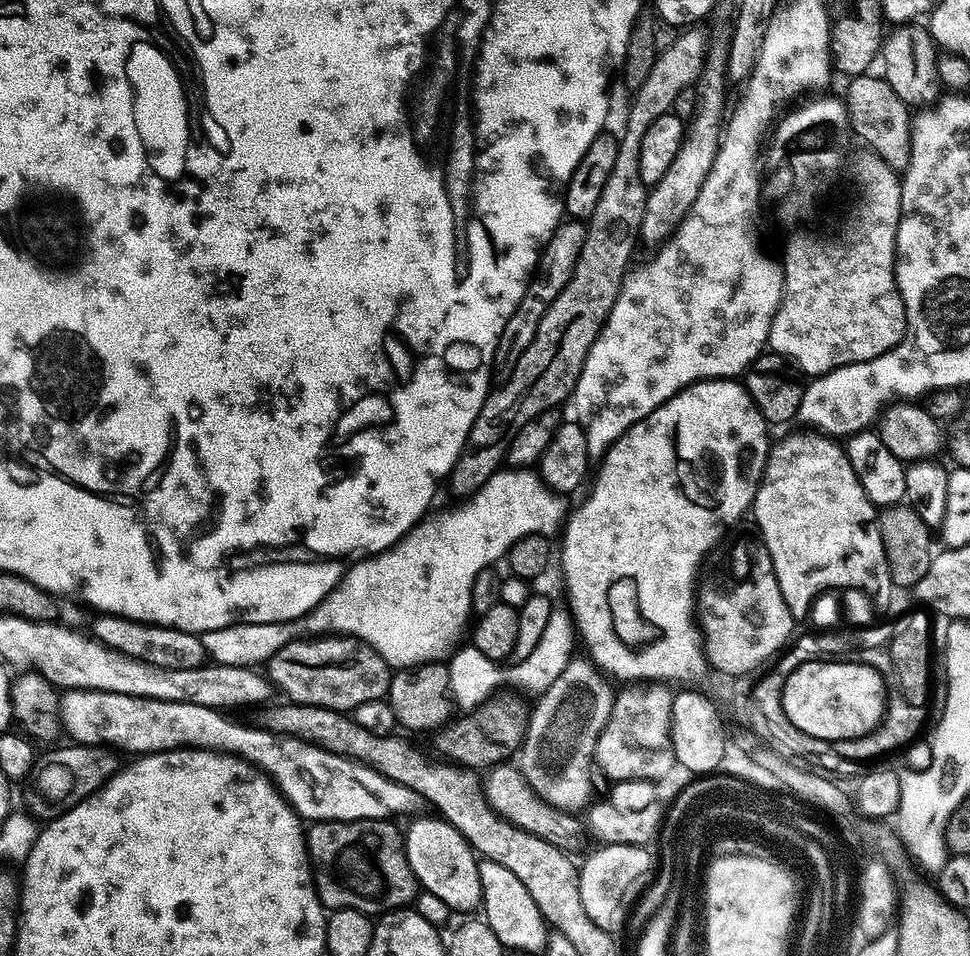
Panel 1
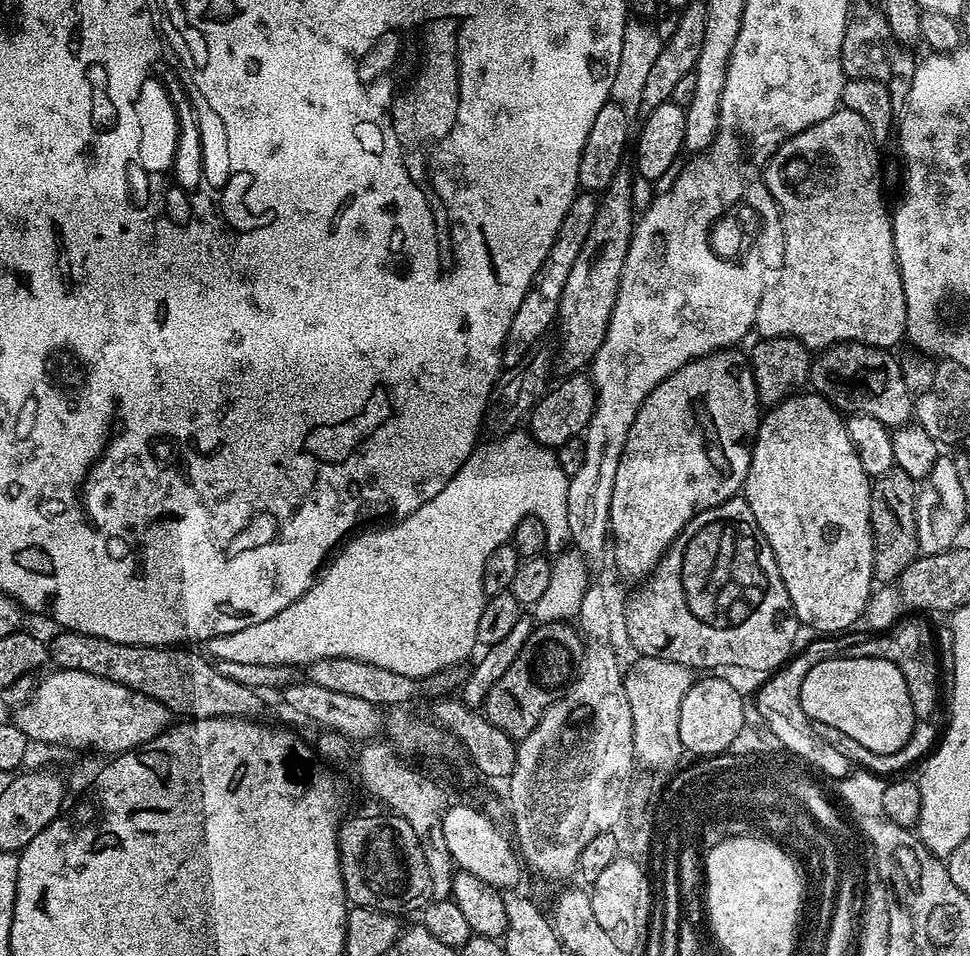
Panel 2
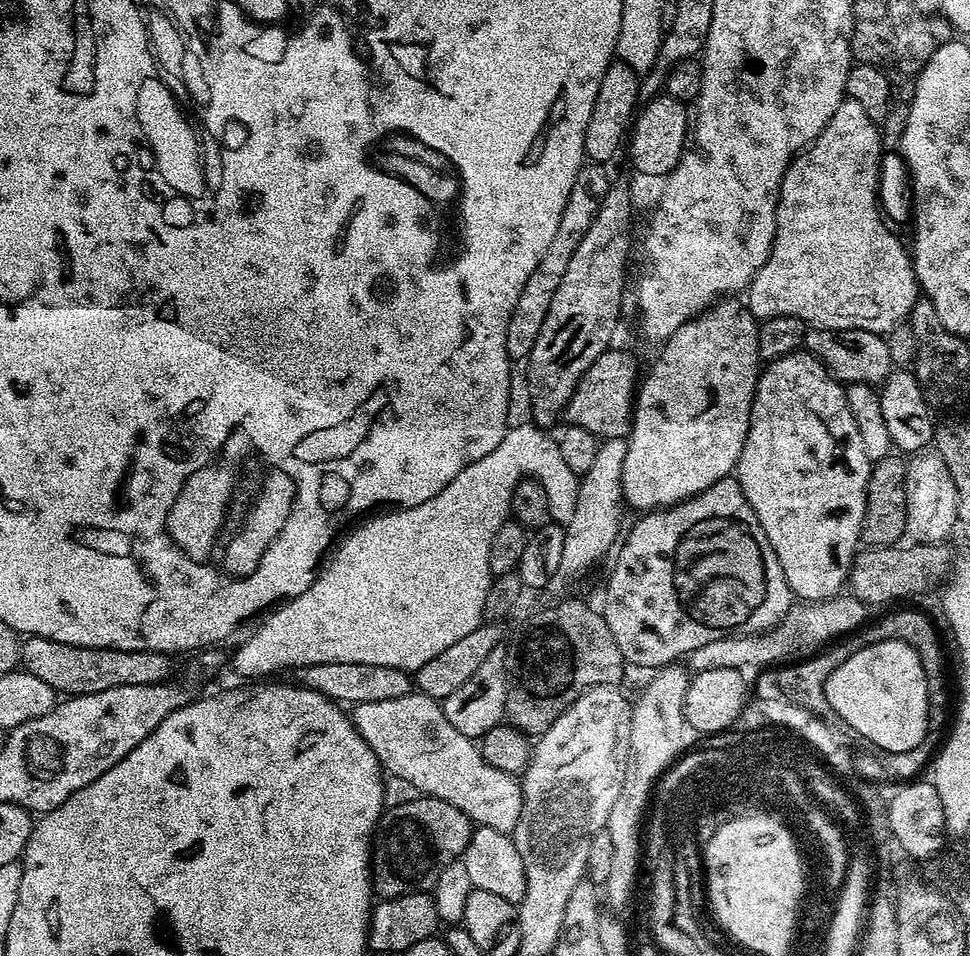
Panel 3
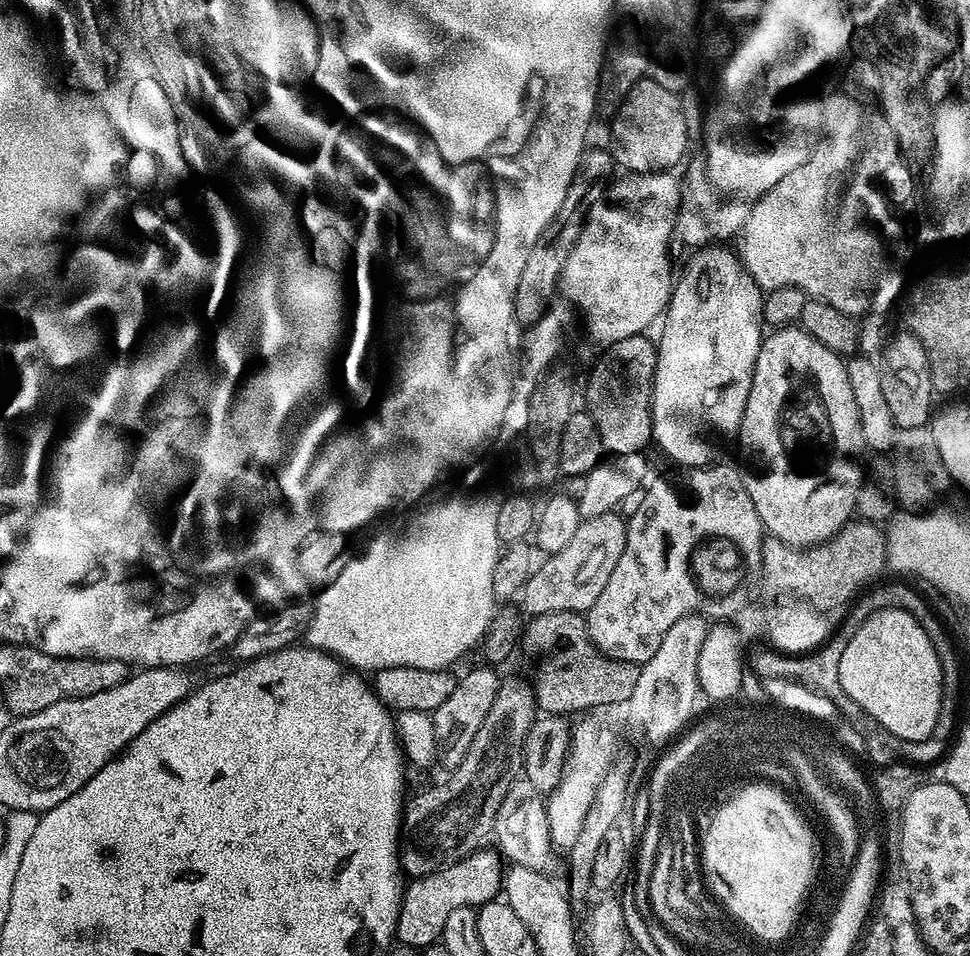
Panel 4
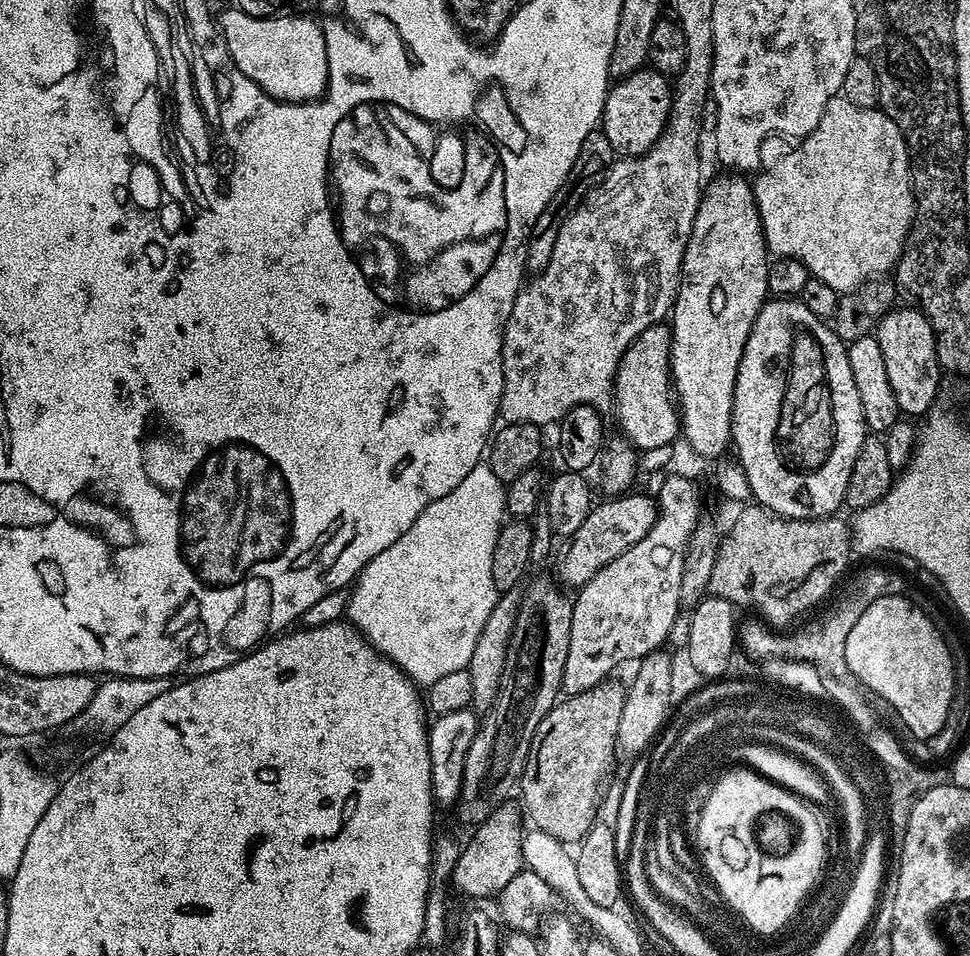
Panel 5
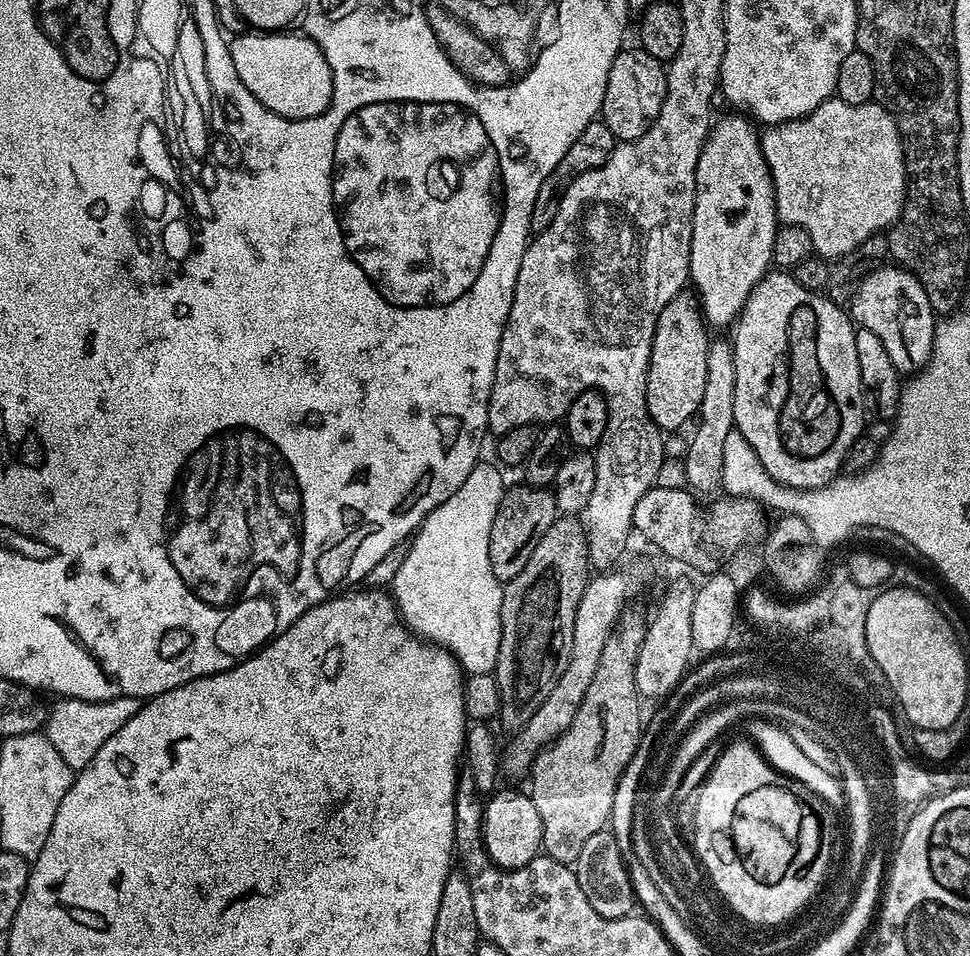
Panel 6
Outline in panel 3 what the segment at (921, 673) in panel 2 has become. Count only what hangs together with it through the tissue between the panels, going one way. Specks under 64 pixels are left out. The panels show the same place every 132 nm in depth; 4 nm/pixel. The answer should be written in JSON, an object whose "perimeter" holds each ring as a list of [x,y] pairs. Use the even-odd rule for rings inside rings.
{"perimeter":[[[904,606],[900,609],[904,616],[899,616],[896,610],[892,610],[889,611],[888,616],[882,617],[876,625],[872,625],[872,622],[865,623],[855,634],[844,638],[844,648],[840,648],[836,643],[833,643],[823,650],[817,651],[811,658],[801,659],[799,661],[802,666],[800,672],[810,672],[810,674],[818,672],[820,676],[826,674],[826,678],[830,678],[830,674],[834,674],[834,670],[838,670],[838,666],[842,666],[842,662],[846,662],[846,658],[850,658],[850,654],[854,654],[874,642],[904,640],[907,644],[916,648],[918,658],[924,667],[926,686],[928,687],[928,720],[936,720],[936,724],[947,725],[950,720],[950,708],[948,712],[948,676],[944,673],[944,648],[941,645],[941,633],[938,631],[935,636],[932,636],[938,628],[936,624],[928,628],[928,625],[934,622],[931,615],[924,612],[915,612],[912,606]]]}

